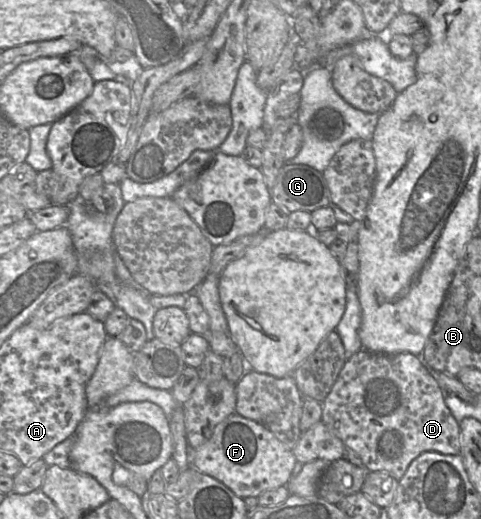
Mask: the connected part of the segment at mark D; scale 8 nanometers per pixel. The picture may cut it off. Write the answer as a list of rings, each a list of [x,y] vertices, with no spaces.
[[[361,349],[345,361],[345,364],[331,391],[322,402],[322,422],[343,442],[346,449],[353,450],[360,457],[368,472],[387,472],[395,479],[400,480],[405,474],[410,463],[423,452],[435,451],[446,455],[460,455],[461,444],[459,423],[446,406],[444,397],[444,391],[439,387],[437,381],[431,376],[429,371],[420,362],[416,355],[409,352],[400,352],[395,354],[373,353],[365,349]]]

